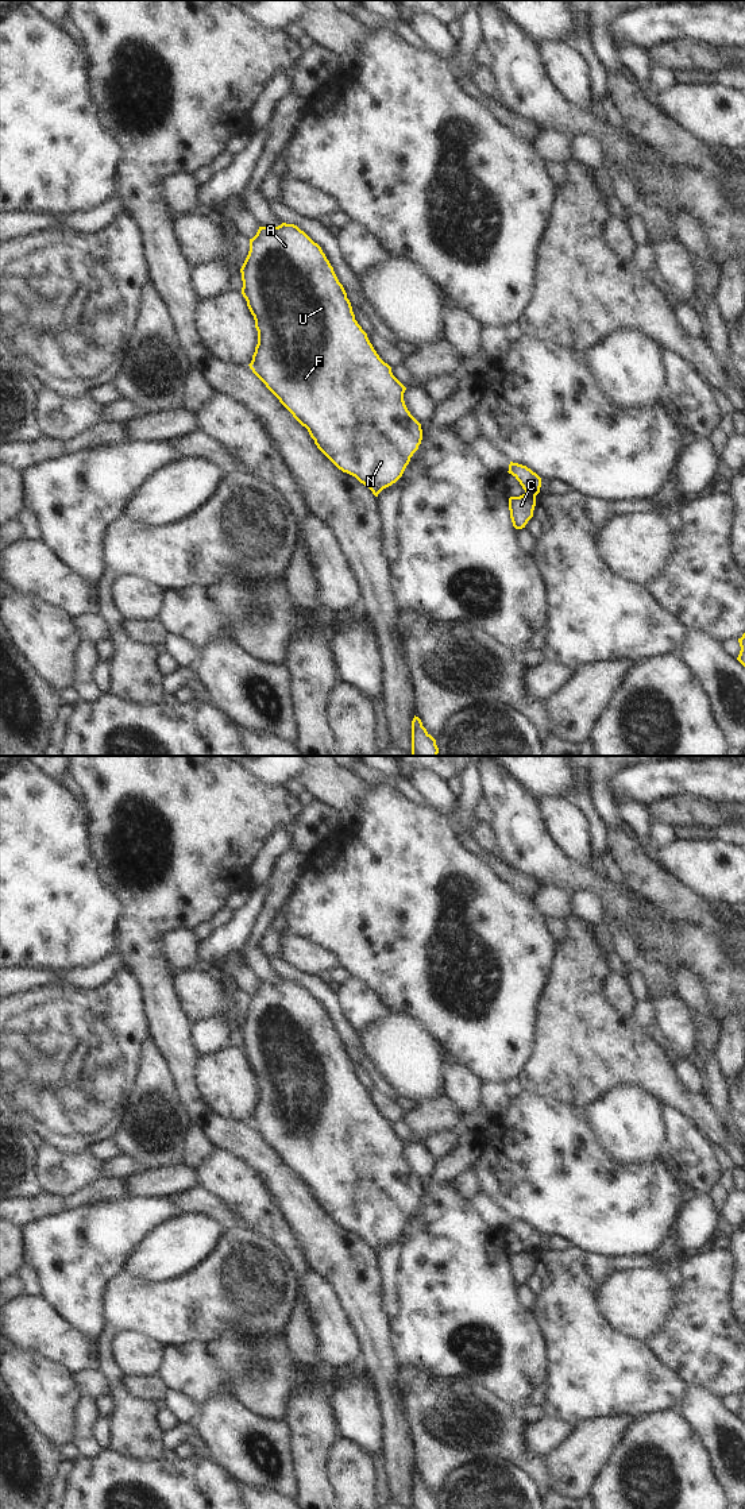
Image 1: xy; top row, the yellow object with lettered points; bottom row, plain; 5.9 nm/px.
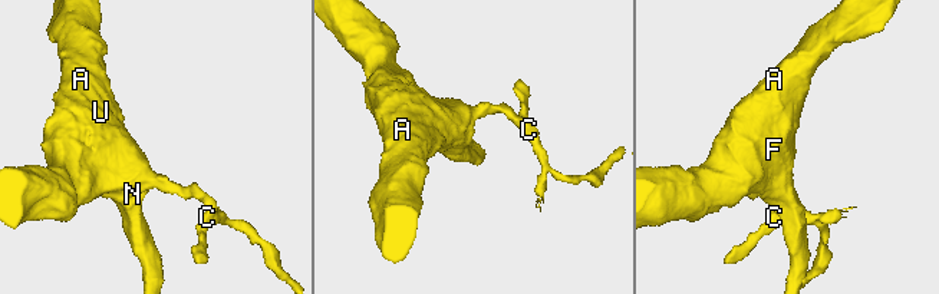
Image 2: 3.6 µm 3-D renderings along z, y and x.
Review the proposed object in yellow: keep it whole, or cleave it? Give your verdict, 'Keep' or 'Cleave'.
Cleave.

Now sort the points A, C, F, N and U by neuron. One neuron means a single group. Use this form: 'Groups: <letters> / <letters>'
Groups: A F N U / C.

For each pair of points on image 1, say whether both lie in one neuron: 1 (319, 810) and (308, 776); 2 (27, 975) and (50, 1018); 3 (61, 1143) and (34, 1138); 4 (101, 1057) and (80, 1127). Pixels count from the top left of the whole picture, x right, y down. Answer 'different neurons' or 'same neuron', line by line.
1: different neurons
2: different neurons
3: different neurons
4: same neuron

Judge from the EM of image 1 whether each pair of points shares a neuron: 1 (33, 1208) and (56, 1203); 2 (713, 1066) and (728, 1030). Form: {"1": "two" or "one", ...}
{"1": "one", "2": "two"}

